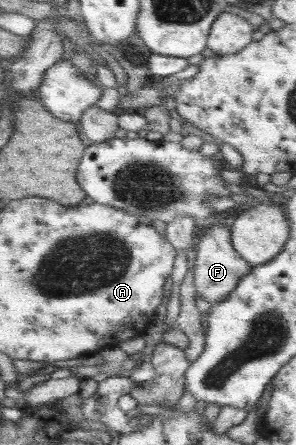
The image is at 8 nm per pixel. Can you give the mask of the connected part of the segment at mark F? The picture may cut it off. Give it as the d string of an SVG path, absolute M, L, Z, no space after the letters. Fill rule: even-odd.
M223 221L215 222L203 237L197 238L195 255L190 260L198 297L213 305L225 301L227 296L237 287L239 280L251 272L252 267L235 251L231 243L230 227L224 225Z

